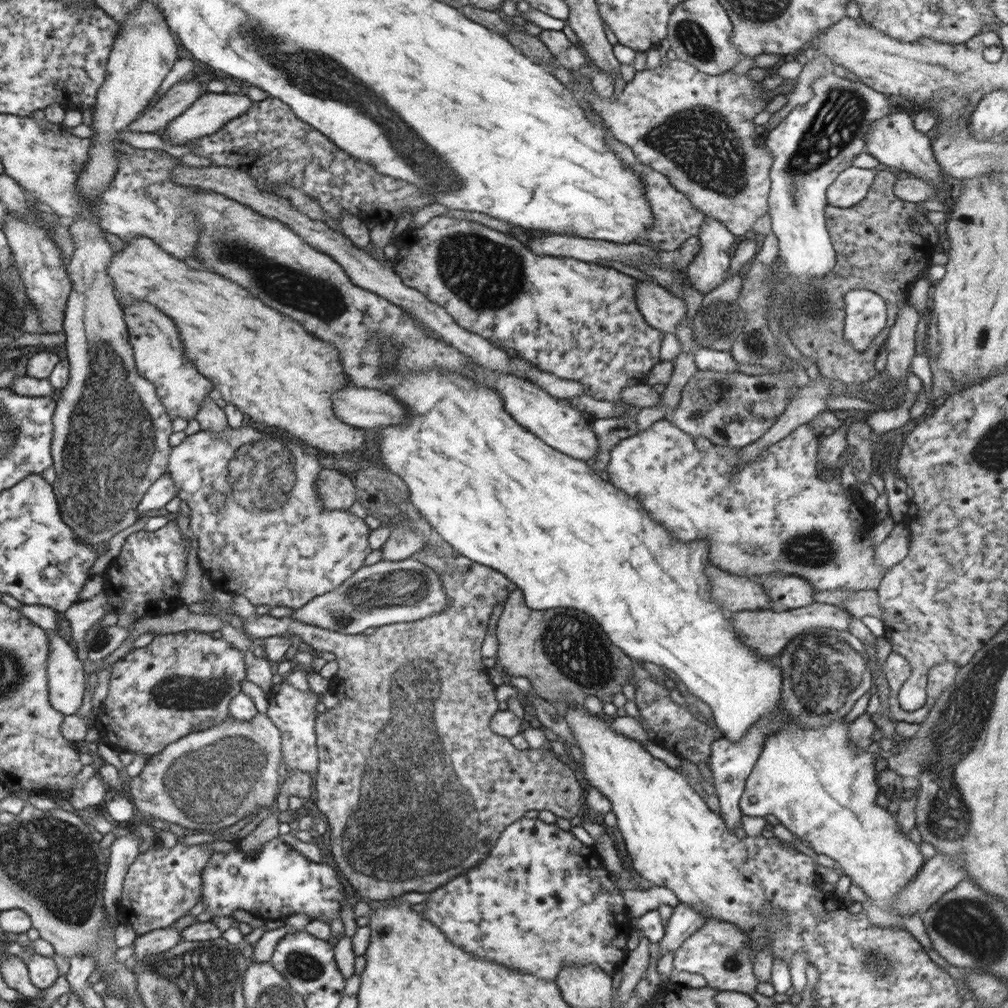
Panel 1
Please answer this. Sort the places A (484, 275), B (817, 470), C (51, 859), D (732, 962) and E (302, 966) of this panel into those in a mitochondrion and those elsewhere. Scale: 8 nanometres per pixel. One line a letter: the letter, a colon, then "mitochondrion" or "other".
A: mitochondrion
B: other
C: mitochondrion
D: mitochondrion
E: mitochondrion

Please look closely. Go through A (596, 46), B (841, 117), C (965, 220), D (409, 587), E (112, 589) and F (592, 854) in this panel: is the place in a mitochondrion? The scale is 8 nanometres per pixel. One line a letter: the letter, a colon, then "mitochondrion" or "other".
A: other
B: mitochondrion
C: other
D: mitochondrion
E: other
F: other

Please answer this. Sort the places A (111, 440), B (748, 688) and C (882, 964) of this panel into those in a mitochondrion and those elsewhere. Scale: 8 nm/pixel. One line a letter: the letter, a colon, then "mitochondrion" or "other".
A: mitochondrion
B: other
C: mitochondrion

